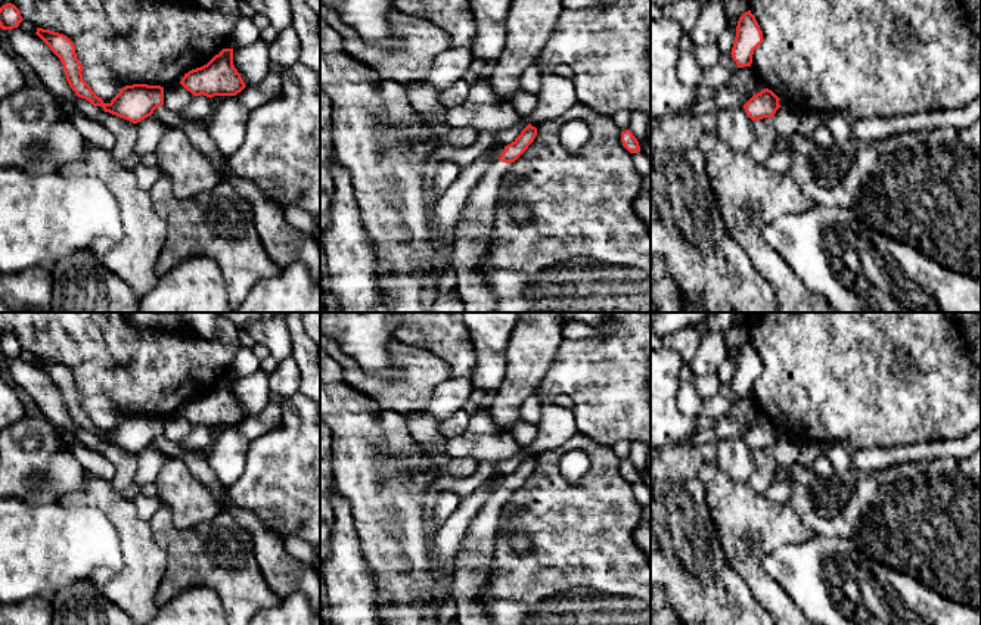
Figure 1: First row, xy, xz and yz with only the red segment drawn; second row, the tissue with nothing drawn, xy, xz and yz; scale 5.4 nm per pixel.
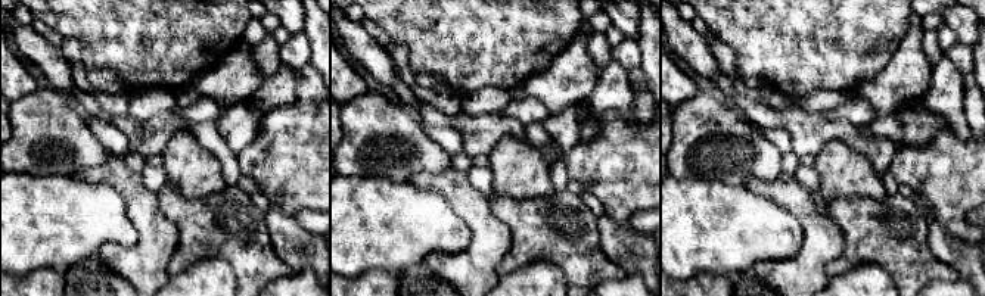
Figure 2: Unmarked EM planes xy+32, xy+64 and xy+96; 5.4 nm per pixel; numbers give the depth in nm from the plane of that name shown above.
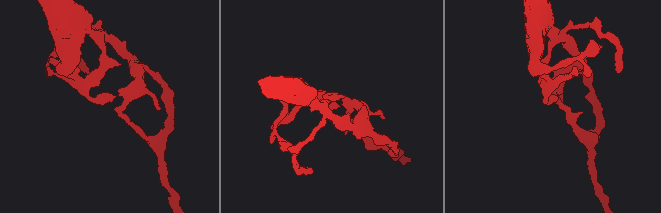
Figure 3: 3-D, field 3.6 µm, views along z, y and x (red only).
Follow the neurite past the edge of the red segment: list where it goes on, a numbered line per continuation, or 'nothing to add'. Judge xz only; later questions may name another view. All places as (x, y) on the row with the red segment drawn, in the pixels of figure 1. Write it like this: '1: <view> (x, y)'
1: xz (475, 220)

